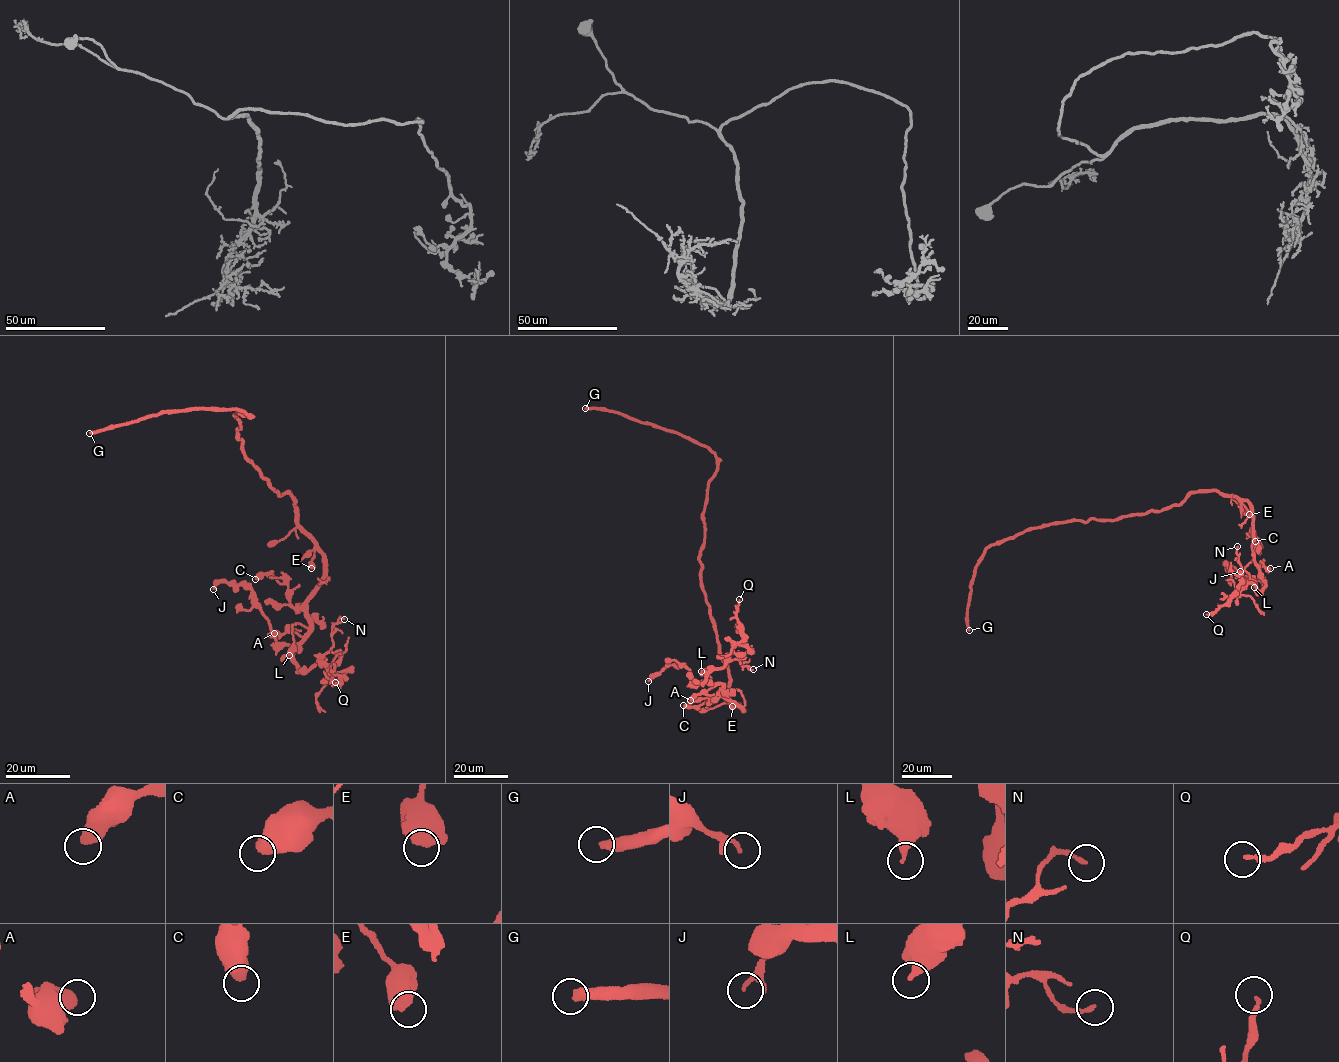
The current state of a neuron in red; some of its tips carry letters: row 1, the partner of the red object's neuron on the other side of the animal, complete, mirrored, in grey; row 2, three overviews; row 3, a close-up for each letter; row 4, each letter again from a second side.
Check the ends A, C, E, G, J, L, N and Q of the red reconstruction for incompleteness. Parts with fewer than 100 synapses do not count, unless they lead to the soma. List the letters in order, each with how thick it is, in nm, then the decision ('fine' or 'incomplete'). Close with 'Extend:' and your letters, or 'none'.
A: 600 nm thick; fine
C: 650 nm thick; fine
E: 700 nm thick; fine
G: 380 nm thick; incomplete
J: 140 nm thick; fine
L: 380 nm thick; fine
N: 160 nm thick; fine
Q: 180 nm thick; fine
Extend: G

